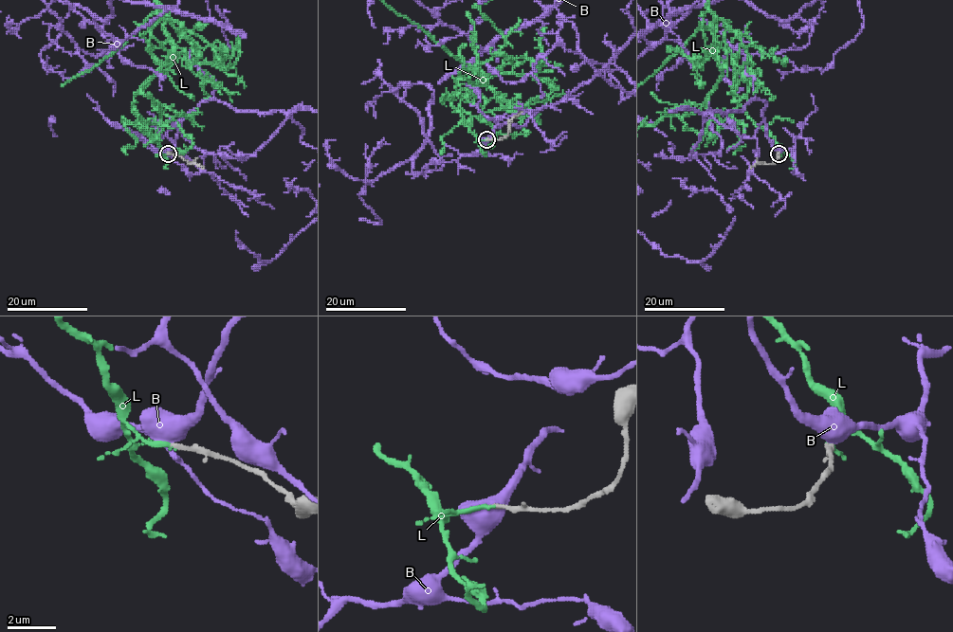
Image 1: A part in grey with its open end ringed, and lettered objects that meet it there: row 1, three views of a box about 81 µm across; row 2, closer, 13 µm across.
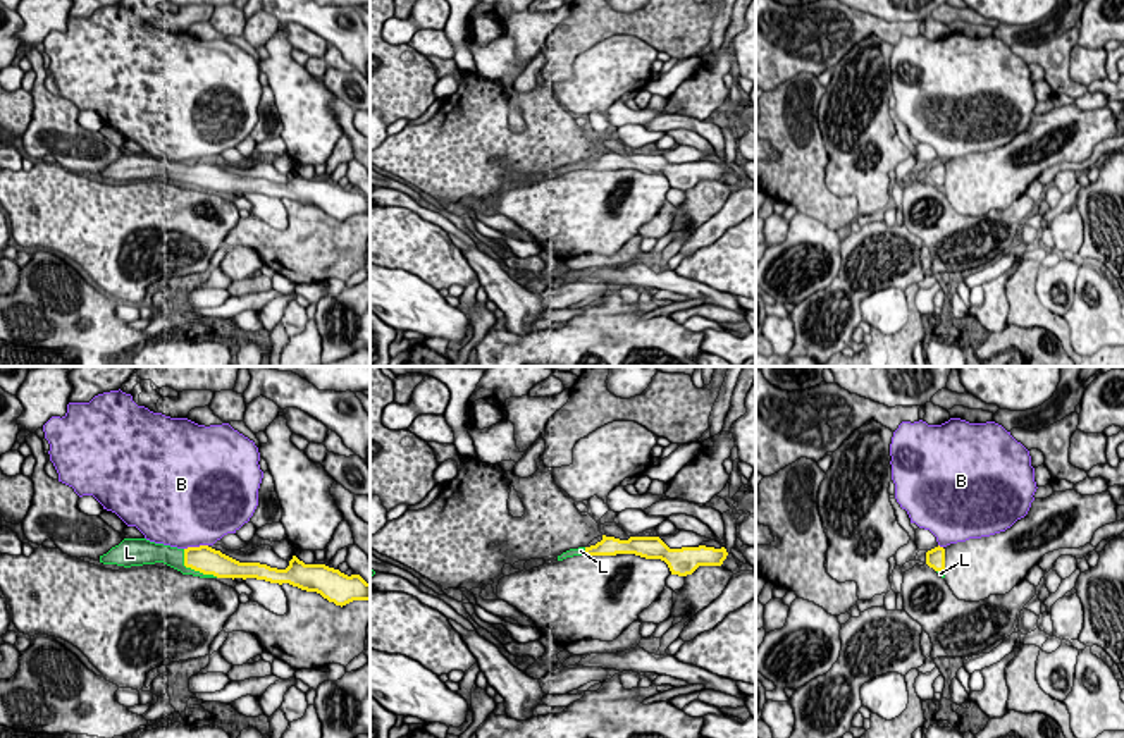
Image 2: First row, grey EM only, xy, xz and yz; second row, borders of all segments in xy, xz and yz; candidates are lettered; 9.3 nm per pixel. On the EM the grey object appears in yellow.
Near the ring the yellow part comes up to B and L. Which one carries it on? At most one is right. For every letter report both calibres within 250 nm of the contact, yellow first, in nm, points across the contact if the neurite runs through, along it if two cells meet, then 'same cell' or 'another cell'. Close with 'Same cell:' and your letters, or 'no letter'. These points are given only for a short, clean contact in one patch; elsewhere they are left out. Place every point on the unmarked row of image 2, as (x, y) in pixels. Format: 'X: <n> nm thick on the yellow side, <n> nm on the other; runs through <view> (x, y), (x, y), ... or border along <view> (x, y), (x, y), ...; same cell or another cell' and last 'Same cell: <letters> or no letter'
B: 260 nm thick on the yellow side, 480 nm on the other; border along xy (207, 159), (185, 164); another cell
L: 260 nm thick on the yellow side, 190 nm on the other; same cell
Same cell: L

